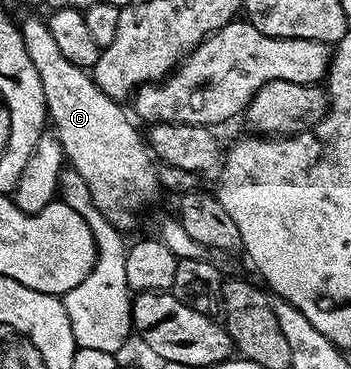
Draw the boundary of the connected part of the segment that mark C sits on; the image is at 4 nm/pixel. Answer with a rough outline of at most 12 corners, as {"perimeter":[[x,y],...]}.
{"perimeter":[[22,21],[47,118],[98,212],[128,232],[163,190],[142,131]]}

